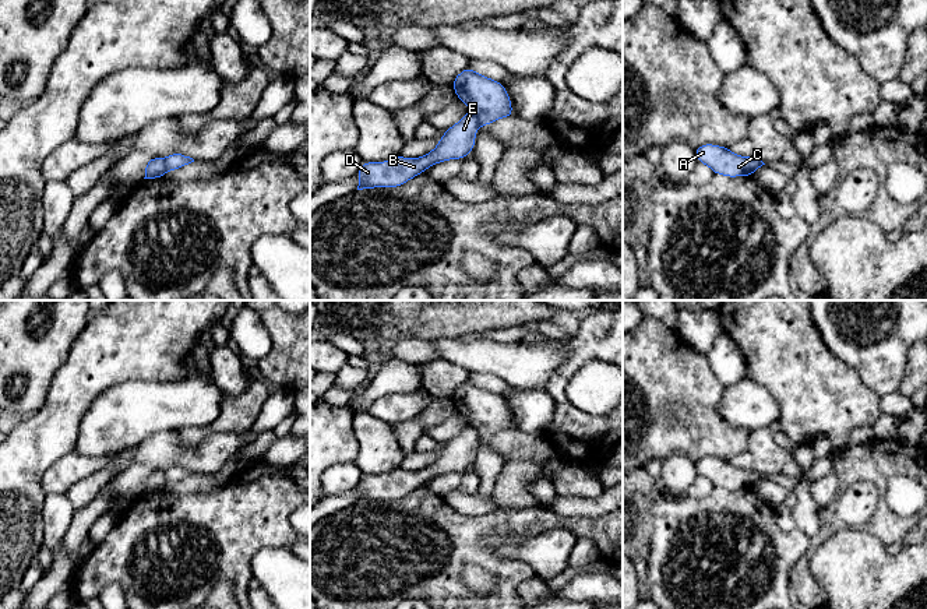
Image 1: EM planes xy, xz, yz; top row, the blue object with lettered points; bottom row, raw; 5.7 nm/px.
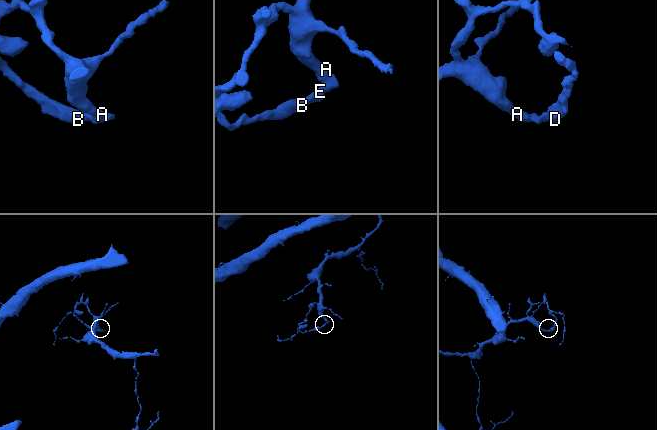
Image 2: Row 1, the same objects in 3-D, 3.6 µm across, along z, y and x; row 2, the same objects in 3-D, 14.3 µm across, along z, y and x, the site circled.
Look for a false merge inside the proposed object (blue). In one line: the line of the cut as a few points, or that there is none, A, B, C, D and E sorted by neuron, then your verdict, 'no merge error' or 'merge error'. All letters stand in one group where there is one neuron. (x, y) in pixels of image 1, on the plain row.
cut xz (471, 425), (479, 437); groups A C / B D E; merge error

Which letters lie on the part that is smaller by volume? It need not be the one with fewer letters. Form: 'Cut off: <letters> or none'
Cut off: B, D, E

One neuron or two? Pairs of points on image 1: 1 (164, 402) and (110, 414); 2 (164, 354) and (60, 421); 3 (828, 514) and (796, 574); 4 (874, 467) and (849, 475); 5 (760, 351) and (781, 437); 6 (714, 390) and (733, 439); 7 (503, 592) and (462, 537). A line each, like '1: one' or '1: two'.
1: one
2: one
3: one
4: one
5: two
6: one
7: one

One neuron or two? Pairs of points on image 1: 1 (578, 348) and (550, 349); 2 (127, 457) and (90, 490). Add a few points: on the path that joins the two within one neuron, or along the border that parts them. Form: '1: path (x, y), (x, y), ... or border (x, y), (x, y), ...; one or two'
1: border (567, 341), (566, 358), (549, 377); two
2: path (117, 463), (98, 481); one

